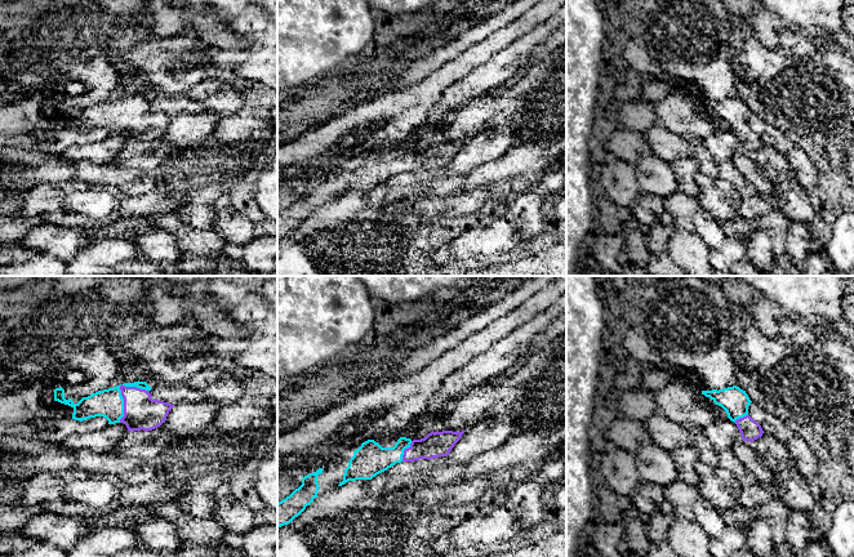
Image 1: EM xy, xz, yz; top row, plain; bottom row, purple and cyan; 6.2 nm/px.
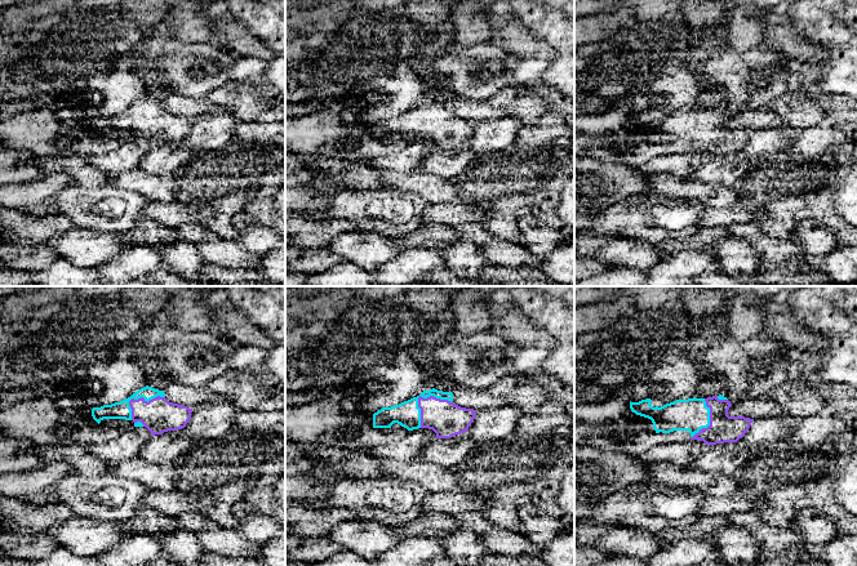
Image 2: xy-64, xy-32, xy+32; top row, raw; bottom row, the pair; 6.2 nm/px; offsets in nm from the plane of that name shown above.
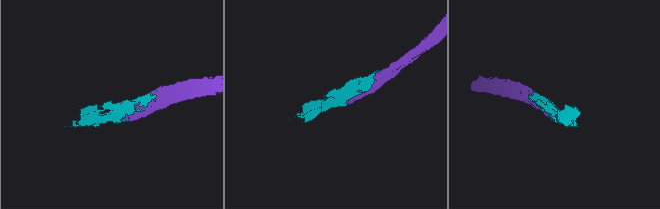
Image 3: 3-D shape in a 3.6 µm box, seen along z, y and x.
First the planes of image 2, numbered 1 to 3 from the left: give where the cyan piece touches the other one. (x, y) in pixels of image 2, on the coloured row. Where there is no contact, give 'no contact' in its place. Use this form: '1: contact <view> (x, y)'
1: contact xy-64 (138, 399)
2: contact xy-32 (420, 396)
3: contact xy+32 (710, 420)

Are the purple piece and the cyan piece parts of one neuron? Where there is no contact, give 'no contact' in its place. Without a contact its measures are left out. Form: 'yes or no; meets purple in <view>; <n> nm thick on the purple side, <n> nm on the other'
yes; meets purple in xy; 220 nm thick on the purple side, 180 nm on the other

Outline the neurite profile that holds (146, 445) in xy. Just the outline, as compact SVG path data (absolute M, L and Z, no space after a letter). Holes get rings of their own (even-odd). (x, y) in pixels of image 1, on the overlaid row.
M163 427L128 431L111 453L150 460L164 454L169 442L170 435Z

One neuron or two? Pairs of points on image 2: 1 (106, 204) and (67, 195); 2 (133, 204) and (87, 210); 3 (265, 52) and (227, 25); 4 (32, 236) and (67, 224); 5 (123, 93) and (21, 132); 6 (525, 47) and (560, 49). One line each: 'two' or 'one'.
1: one
2: one
3: one
4: one
5: two
6: two

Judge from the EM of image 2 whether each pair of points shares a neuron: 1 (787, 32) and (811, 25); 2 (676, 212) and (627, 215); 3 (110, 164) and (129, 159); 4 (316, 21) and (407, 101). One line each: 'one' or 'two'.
1: two
2: one
3: one
4: one

